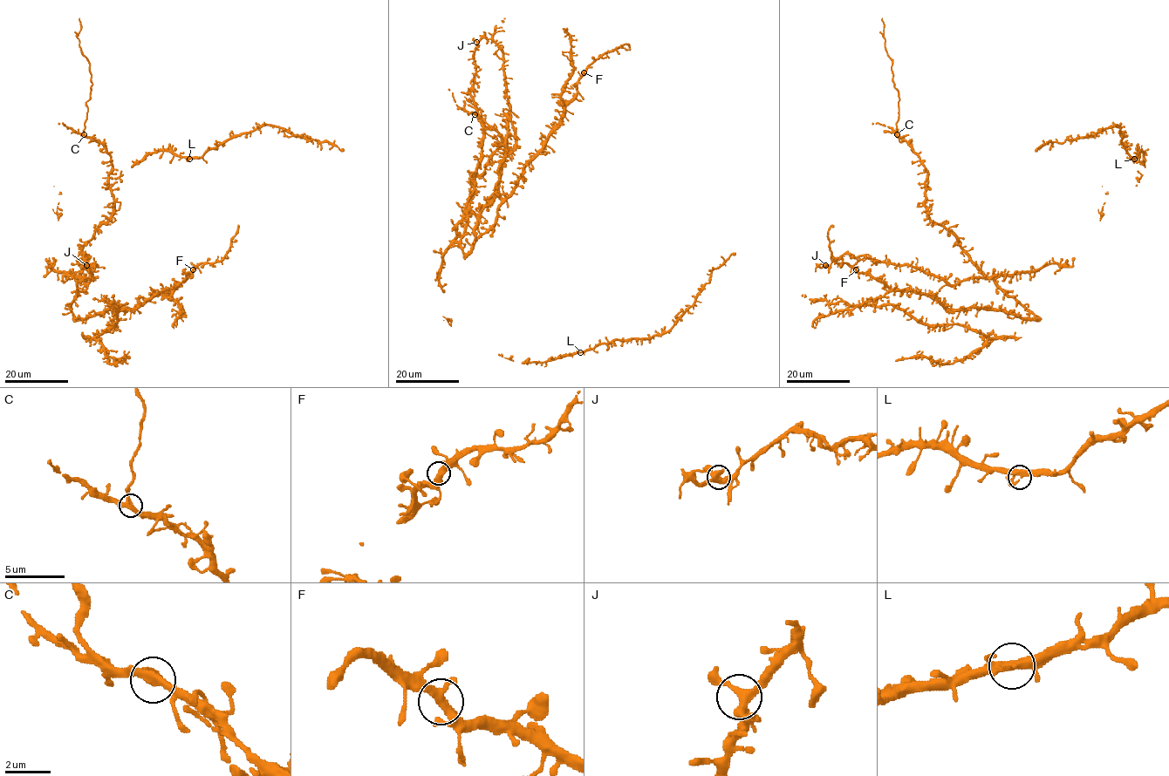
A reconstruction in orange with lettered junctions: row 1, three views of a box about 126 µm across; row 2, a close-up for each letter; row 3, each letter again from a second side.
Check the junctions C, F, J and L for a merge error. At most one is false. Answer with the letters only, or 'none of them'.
C

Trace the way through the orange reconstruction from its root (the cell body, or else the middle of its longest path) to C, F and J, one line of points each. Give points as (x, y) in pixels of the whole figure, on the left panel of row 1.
C: (49, 264), (78, 277), (84, 264), (82, 248), (112, 212), (111, 155), (84, 135)
F: (49, 264), (74, 276), (71, 310), (77, 318), (135, 309), (173, 290), (193, 269)
J: (49, 264), (55, 270), (83, 277), (86, 284), (92, 266), (83, 261), (85, 254), (86, 265)

